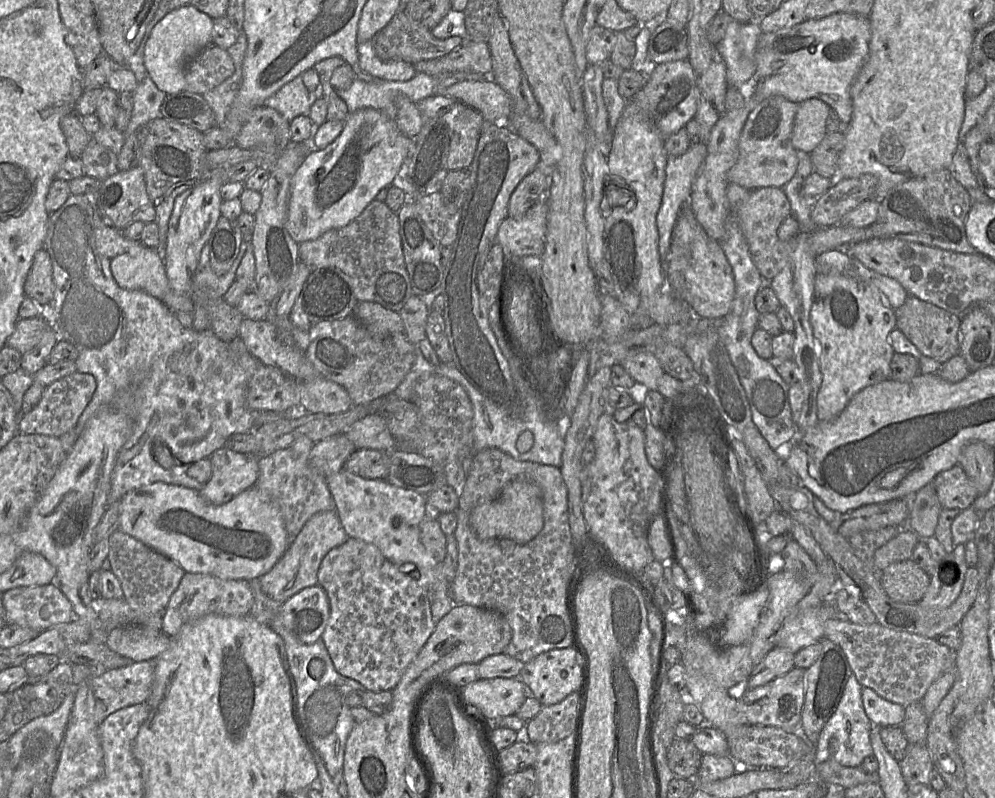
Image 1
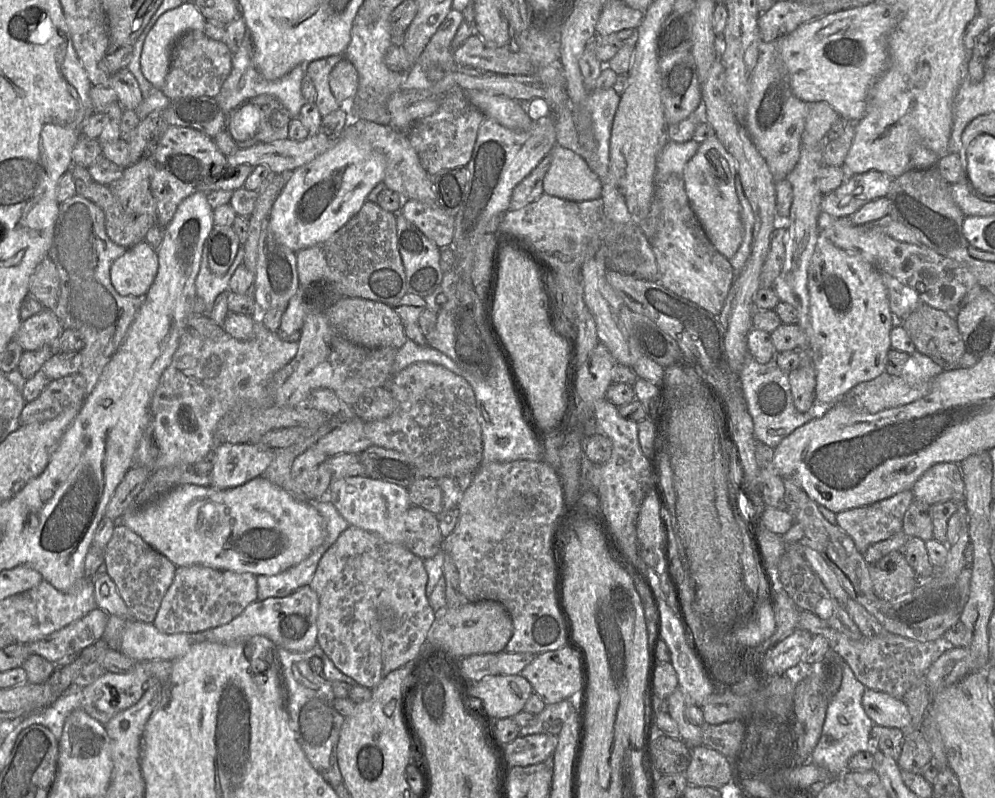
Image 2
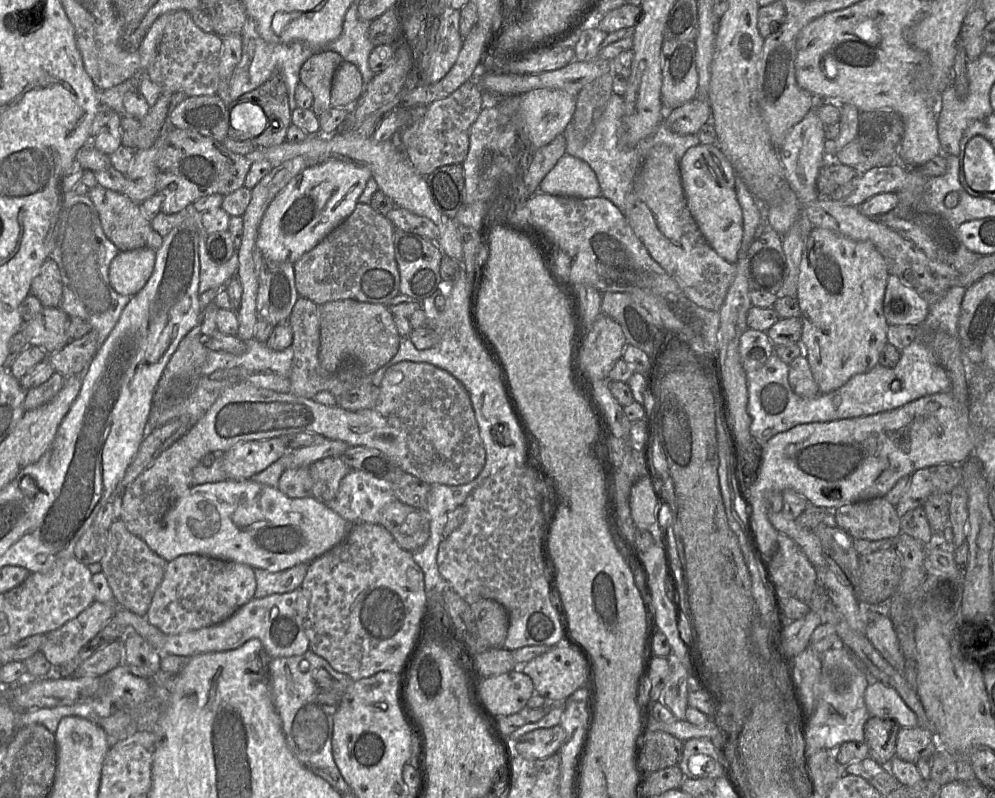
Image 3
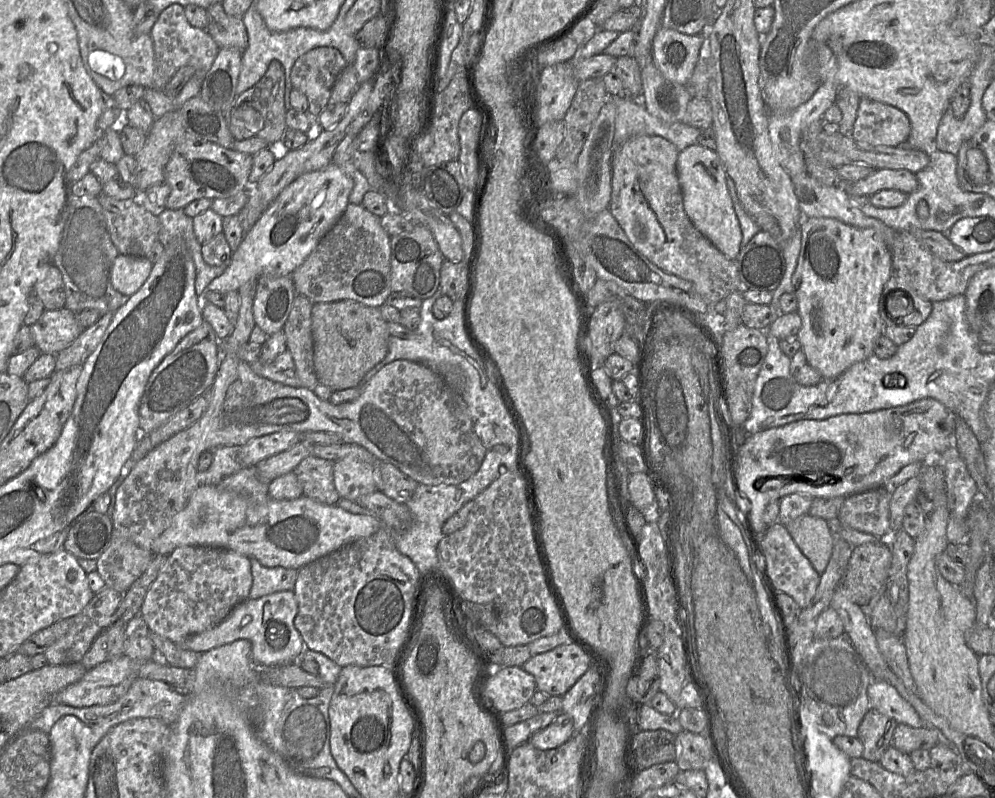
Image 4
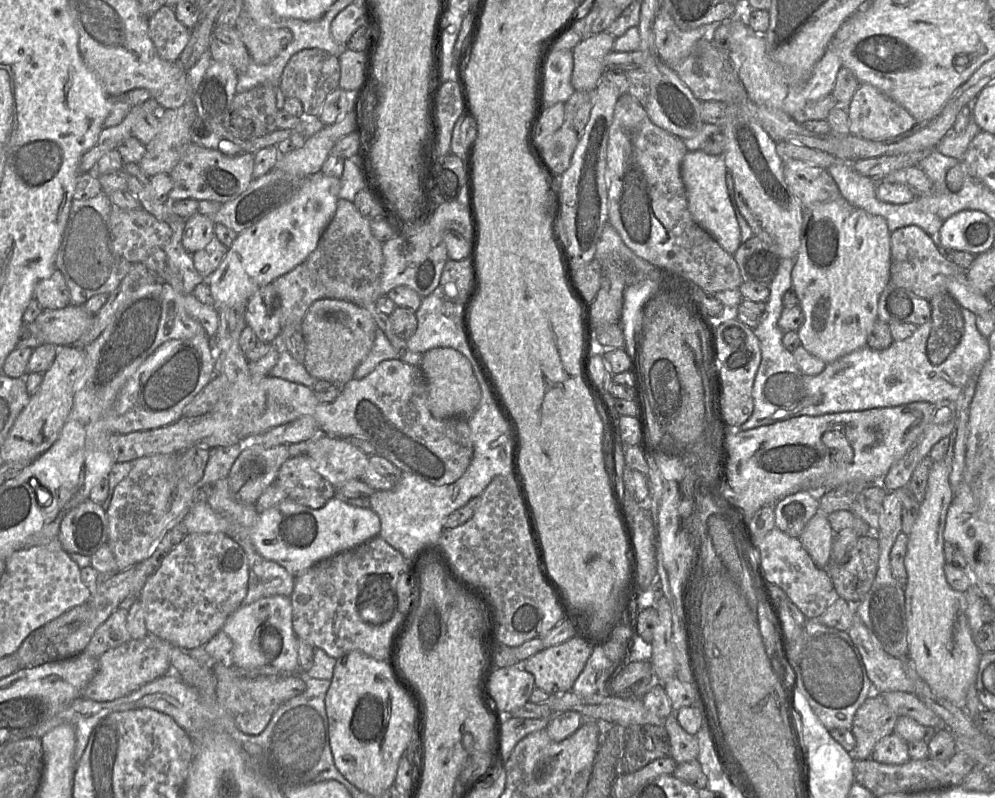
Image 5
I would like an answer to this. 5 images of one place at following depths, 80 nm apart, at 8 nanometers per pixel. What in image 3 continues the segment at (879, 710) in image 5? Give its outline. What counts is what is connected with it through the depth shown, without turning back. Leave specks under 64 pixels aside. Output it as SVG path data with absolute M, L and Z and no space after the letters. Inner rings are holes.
M871 716L864 725L864 743L869 748L869 757L880 765L887 765L896 756L899 728L892 720Z

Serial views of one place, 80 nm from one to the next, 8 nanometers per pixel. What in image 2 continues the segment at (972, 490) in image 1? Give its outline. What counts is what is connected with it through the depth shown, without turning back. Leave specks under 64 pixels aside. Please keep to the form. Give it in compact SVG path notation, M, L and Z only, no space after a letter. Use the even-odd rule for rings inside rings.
M939 463L929 468L912 488L914 500L933 505L947 501L964 505L965 487L960 465Z

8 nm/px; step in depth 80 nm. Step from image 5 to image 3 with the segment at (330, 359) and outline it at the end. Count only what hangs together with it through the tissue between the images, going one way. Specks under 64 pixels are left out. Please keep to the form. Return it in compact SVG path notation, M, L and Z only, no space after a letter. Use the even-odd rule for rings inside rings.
M353 299L331 301L318 306L320 323L319 362L329 372L336 372L348 359L356 360L365 375L372 375L398 351L401 336L394 315L384 304Z

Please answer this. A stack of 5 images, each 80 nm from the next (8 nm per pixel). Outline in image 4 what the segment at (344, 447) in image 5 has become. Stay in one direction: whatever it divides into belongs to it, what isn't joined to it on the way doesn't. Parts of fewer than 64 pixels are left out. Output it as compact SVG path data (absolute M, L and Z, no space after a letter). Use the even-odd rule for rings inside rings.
M344 458L334 462L333 477L340 499L356 501L360 496L379 491L373 466L360 460Z

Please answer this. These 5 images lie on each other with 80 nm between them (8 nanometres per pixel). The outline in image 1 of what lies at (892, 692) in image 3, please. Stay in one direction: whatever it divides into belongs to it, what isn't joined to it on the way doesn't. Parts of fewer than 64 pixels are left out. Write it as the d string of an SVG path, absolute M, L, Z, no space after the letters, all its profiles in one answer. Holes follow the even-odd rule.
M868 687L862 689L862 702L874 726L902 728L906 707L886 700Z

